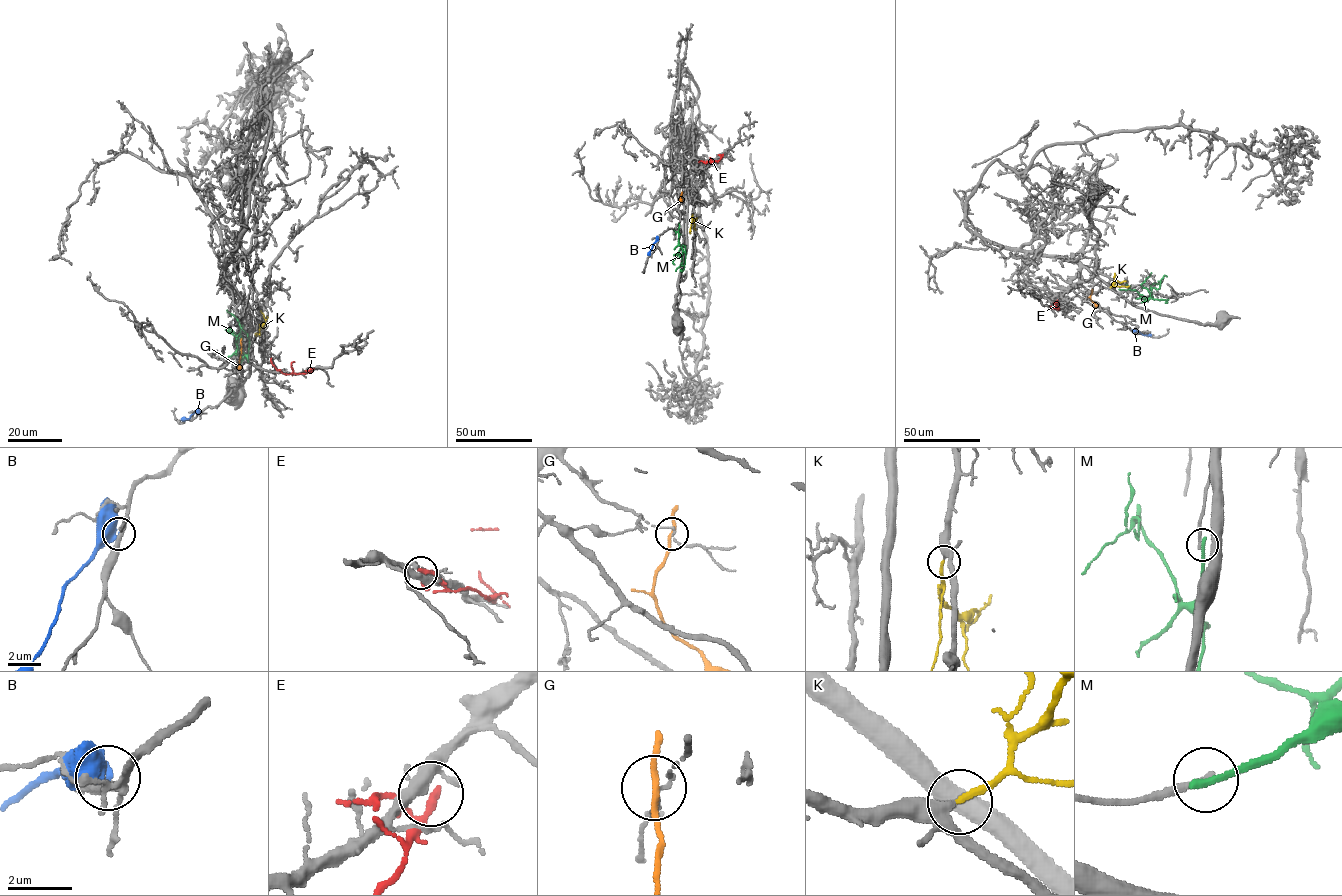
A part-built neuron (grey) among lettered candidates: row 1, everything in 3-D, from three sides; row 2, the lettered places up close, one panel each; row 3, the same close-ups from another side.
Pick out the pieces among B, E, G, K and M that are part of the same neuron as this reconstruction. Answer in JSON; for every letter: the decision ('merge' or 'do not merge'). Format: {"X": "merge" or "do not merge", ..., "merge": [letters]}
{"B": "do not merge", "E": "do not merge", "G": "do not merge", "K": "merge", "M": "do not merge", "merge": ["K"]}

